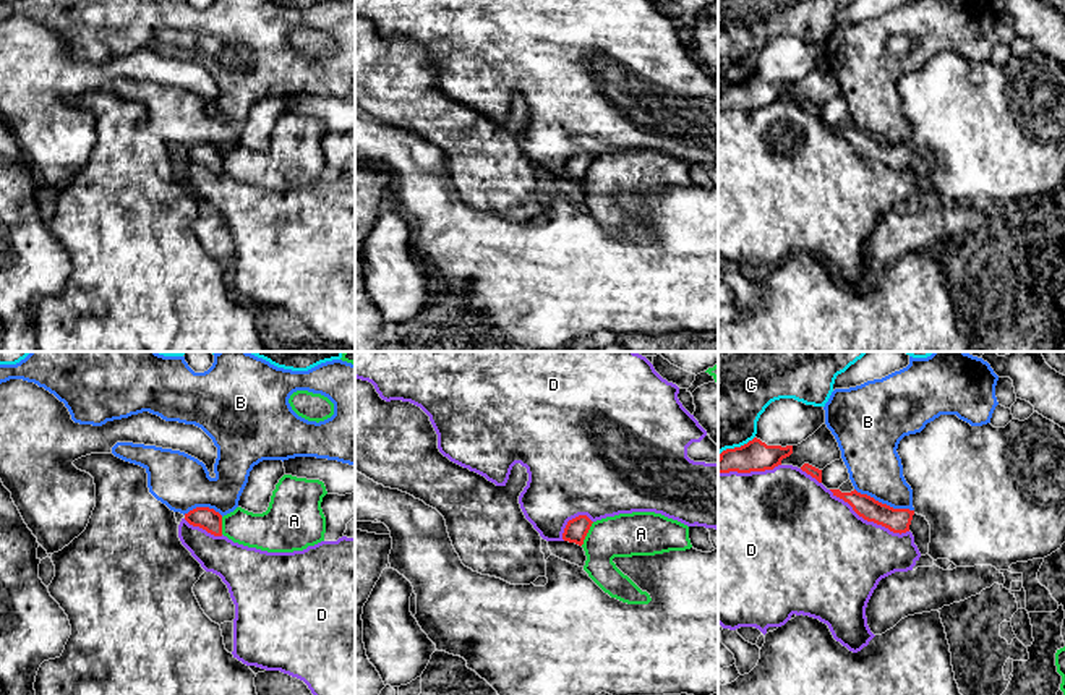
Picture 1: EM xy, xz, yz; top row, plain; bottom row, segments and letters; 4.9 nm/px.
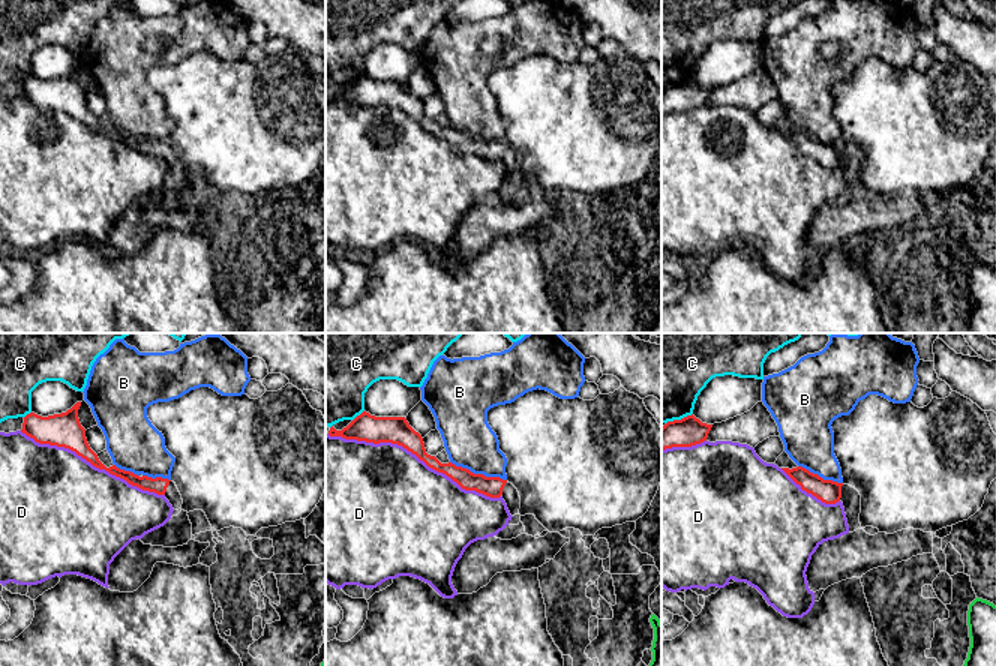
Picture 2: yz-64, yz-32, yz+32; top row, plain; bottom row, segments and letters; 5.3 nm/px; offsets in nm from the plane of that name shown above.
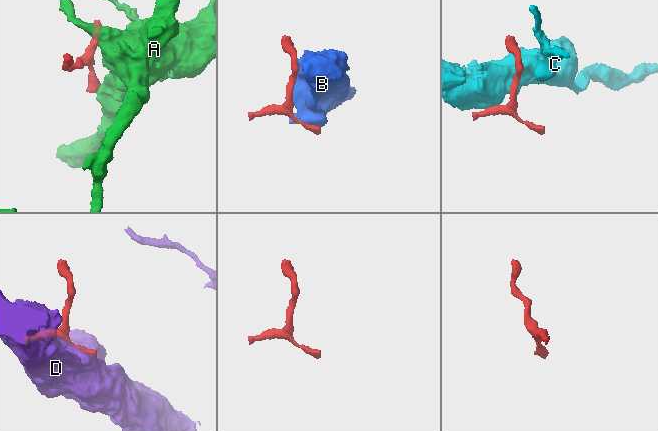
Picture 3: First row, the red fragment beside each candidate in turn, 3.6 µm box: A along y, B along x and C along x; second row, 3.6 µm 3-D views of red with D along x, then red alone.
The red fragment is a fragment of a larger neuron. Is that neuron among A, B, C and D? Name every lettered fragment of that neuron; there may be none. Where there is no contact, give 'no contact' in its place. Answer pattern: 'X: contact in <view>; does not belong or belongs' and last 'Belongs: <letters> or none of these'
A: contact in xz; does not belong
B: contact in yz; does not belong
C: contact in yz; does not belong
D: contact in yz; does not belong
Belongs: none of these

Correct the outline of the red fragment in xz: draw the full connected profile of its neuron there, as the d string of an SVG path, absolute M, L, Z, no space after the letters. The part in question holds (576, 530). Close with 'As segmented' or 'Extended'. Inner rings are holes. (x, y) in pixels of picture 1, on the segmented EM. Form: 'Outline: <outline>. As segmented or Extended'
Outline: M579 515L569 520L564 528L562 539L548 541L551 554L571 564L584 567L587 556L582 544L592 523L593 522L587 515Z. Extended

